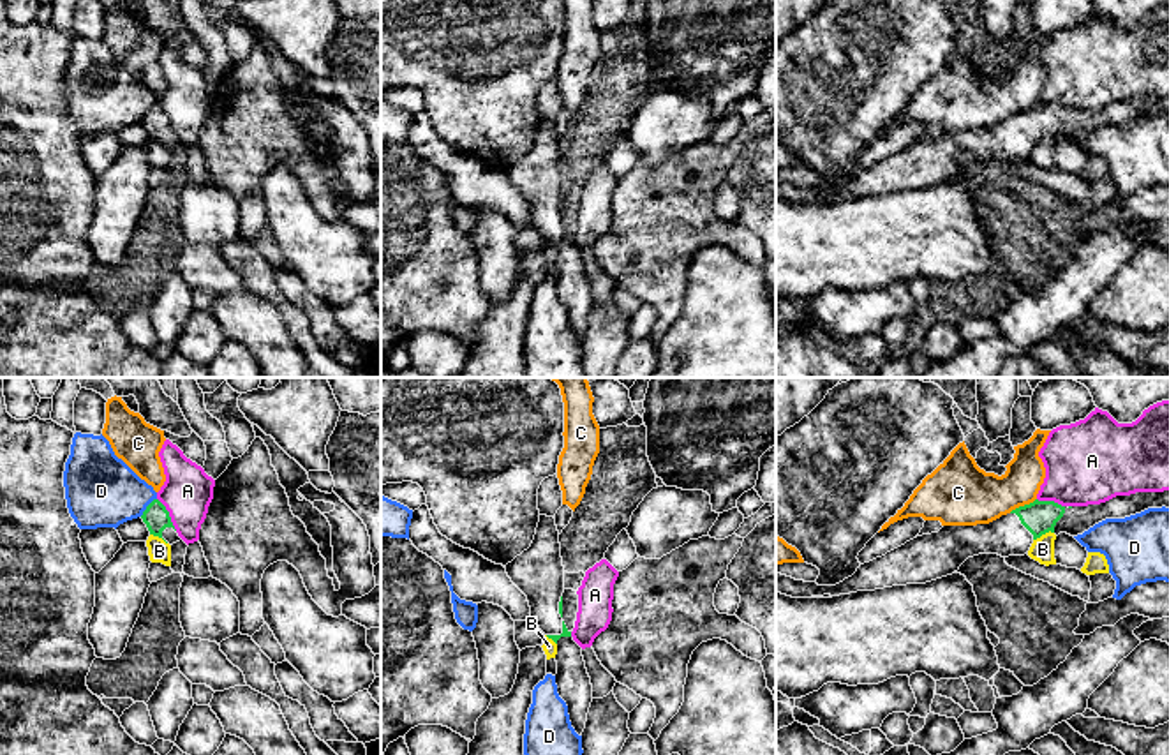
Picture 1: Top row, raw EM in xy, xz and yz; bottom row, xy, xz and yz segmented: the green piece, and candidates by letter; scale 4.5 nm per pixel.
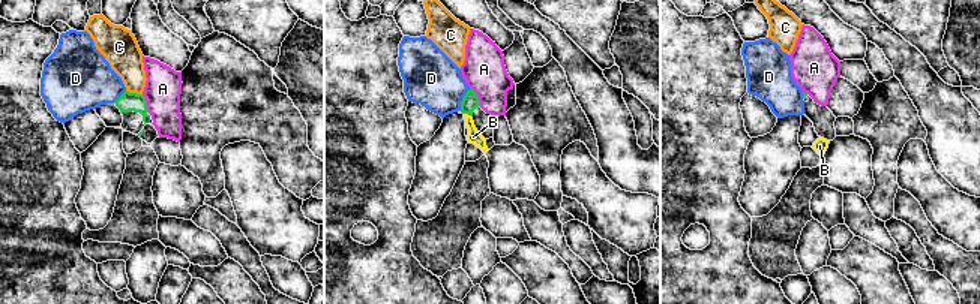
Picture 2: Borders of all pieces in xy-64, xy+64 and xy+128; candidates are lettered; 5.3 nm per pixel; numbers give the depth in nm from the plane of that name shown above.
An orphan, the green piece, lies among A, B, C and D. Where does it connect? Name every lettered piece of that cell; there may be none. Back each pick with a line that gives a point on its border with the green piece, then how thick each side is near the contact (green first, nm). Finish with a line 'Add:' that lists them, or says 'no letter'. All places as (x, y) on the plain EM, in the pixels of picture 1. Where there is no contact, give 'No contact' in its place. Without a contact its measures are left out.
Add: no letter

